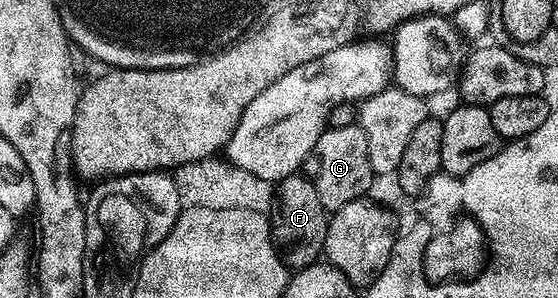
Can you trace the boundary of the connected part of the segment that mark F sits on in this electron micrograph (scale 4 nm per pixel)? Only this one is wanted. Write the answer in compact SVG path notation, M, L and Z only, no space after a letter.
M295 173L279 179L273 192L273 206L268 212L270 238L291 268L306 267L319 262L326 249L328 213L320 205L314 180L306 173Z

